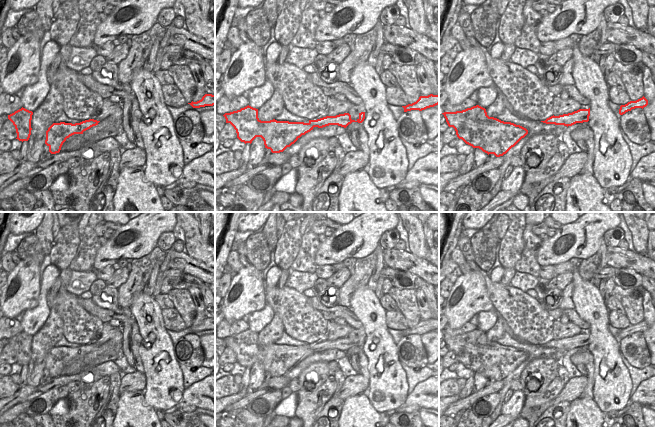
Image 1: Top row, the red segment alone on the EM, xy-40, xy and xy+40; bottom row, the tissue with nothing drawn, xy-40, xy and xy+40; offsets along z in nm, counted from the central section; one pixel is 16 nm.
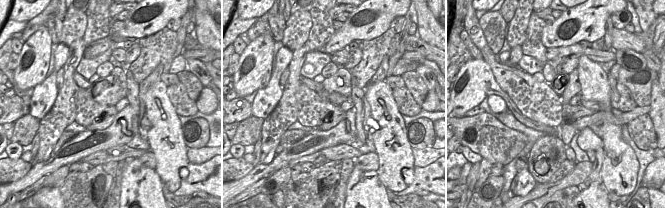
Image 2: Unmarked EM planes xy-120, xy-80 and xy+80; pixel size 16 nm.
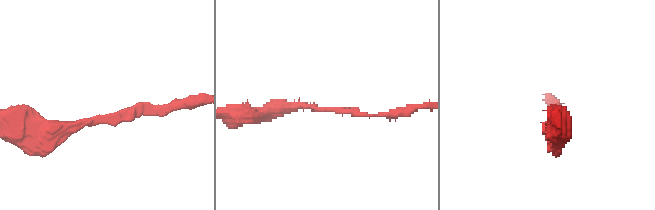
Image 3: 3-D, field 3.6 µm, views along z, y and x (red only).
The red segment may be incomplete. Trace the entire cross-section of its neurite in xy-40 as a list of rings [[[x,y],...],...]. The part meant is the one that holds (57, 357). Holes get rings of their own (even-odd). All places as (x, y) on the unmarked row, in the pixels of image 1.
[[[89,343],[80,347],[53,347],[46,355],[45,368],[51,378],[59,377],[63,367],[74,358],[83,358],[84,355],[98,349],[100,345]]]

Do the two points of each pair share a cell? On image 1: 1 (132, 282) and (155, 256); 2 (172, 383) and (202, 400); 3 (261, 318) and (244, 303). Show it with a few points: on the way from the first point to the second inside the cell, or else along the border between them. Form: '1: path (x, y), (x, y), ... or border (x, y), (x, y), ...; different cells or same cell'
1: path (138, 276), (140, 271), (149, 262); same cell
2: border (185, 389), (182, 398), (169, 408); different cells
3: border (266, 302), (261, 309), (255, 310), (250, 314); different cells

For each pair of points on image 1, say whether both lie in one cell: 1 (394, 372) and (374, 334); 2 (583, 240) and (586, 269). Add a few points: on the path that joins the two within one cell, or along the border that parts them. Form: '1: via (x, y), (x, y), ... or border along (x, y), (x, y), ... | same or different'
1: via (384, 364), (379, 344) | same
2: border along (596, 252), (583, 259) | different

